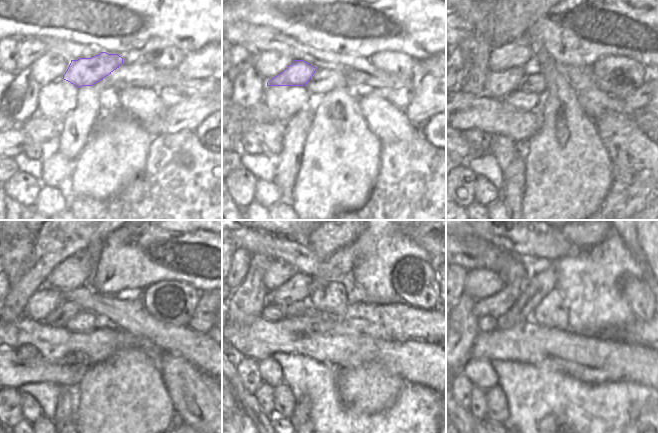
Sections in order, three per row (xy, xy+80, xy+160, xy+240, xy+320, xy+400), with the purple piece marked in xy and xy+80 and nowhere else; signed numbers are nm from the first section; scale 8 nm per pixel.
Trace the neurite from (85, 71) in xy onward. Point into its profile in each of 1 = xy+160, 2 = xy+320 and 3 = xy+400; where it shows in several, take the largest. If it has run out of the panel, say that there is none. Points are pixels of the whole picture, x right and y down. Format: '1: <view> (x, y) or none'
1: xy+160 (497, 84)
2: xy+320 (277, 273)
3: xy+400 (480, 283)

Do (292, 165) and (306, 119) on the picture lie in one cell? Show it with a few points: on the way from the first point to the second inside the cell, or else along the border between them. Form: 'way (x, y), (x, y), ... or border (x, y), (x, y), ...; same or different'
way (292, 154), (296, 130); same

